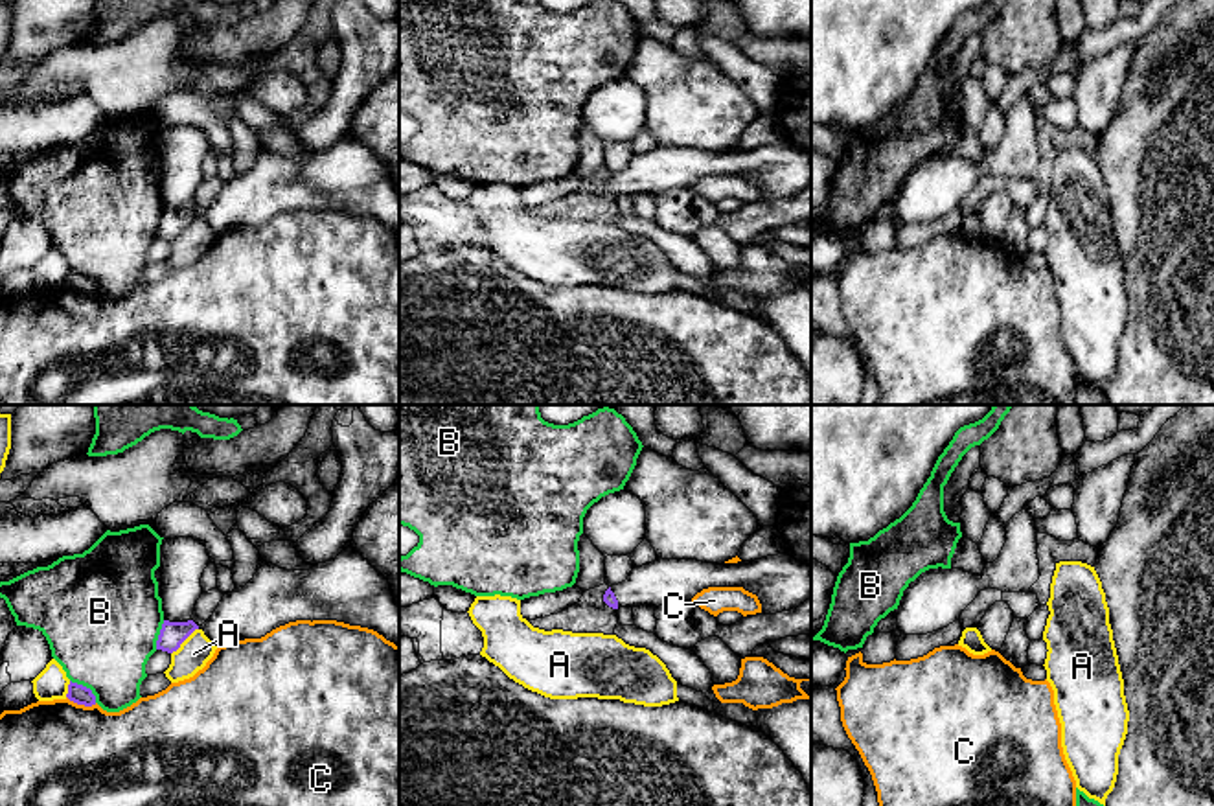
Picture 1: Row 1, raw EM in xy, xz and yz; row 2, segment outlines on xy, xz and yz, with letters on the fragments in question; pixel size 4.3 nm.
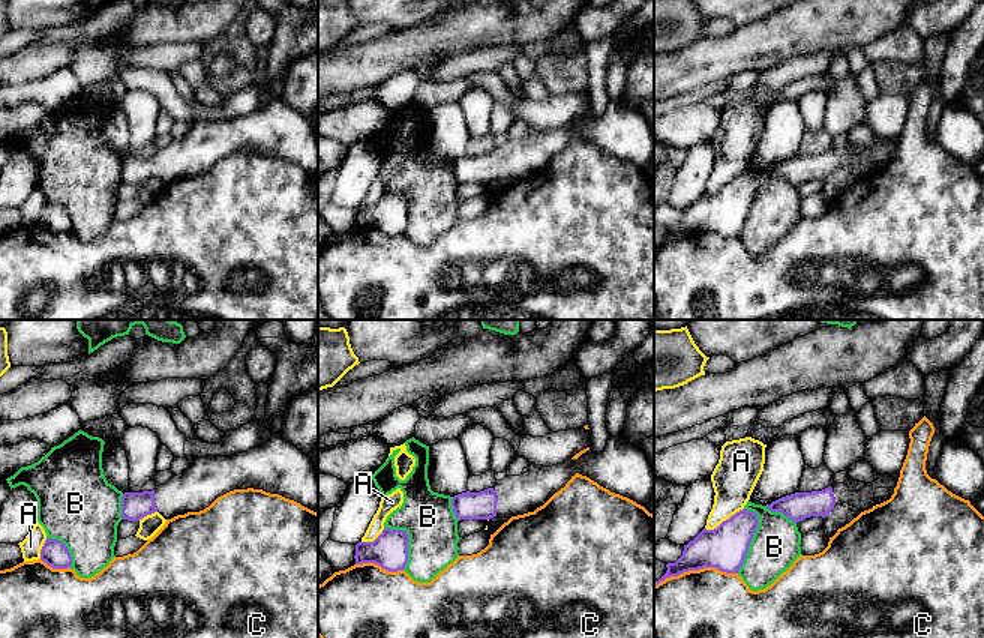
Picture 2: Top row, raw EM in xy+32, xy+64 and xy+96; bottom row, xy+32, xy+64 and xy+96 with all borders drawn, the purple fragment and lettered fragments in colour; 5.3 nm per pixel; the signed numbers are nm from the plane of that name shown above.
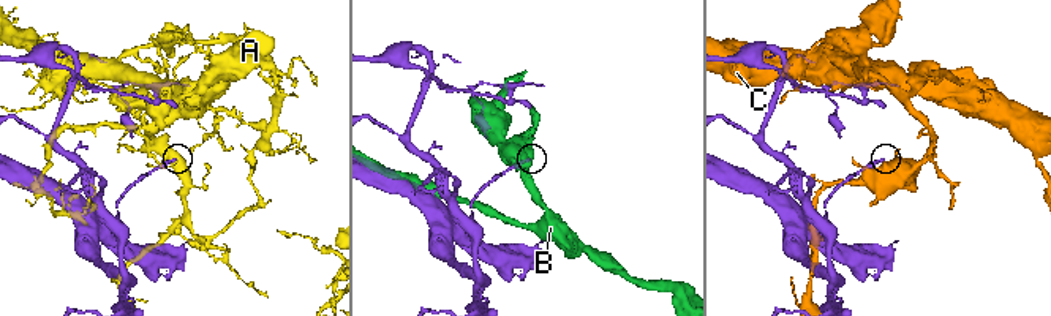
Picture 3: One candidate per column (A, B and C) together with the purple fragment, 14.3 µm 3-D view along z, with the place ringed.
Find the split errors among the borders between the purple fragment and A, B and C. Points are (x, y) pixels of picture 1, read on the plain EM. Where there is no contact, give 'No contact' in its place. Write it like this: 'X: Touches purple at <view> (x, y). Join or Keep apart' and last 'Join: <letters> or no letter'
A: Touches purple at xy (184, 227). Keep apart
B: Touches purple at xy (85, 275). Keep apart
C: Touches purple at xy (81, 291). Keep apart
Join: no letter

